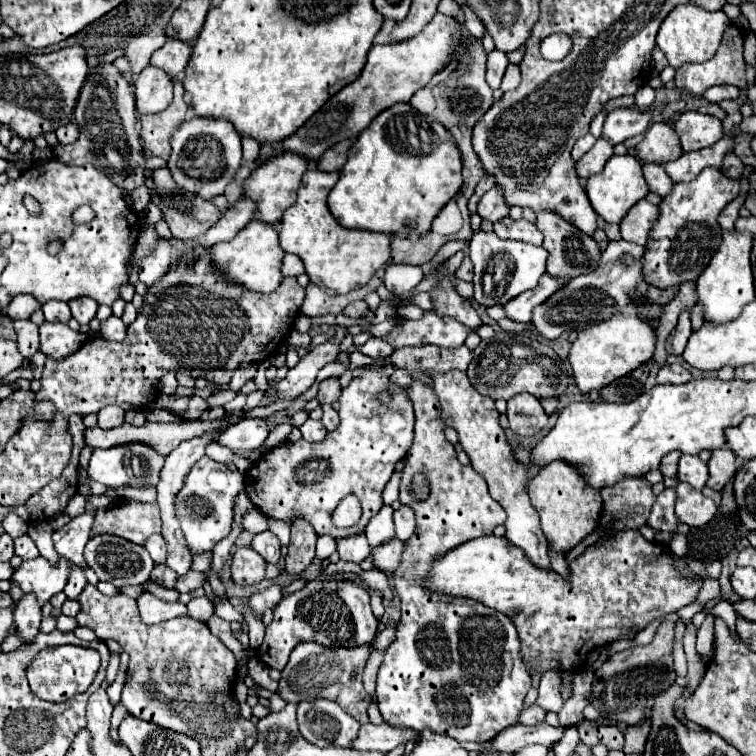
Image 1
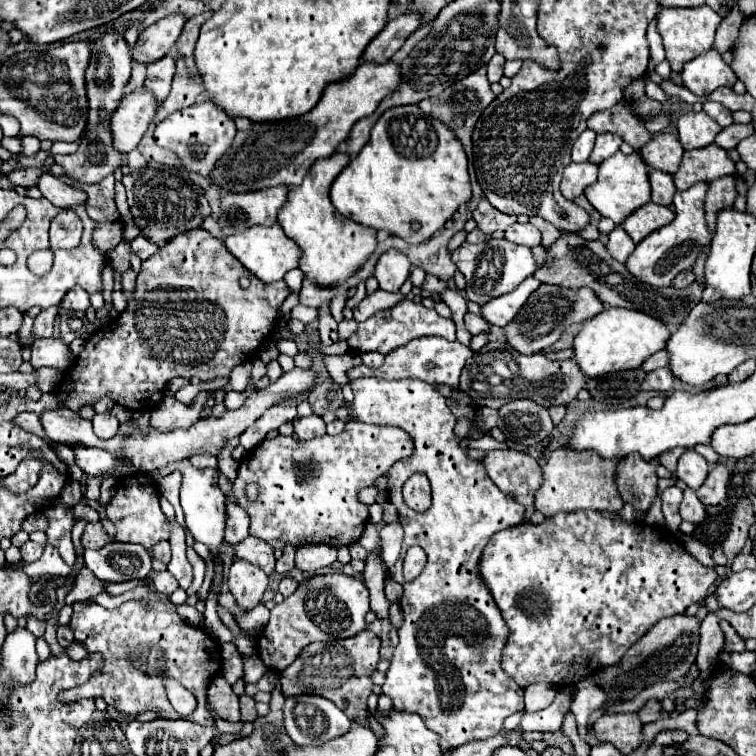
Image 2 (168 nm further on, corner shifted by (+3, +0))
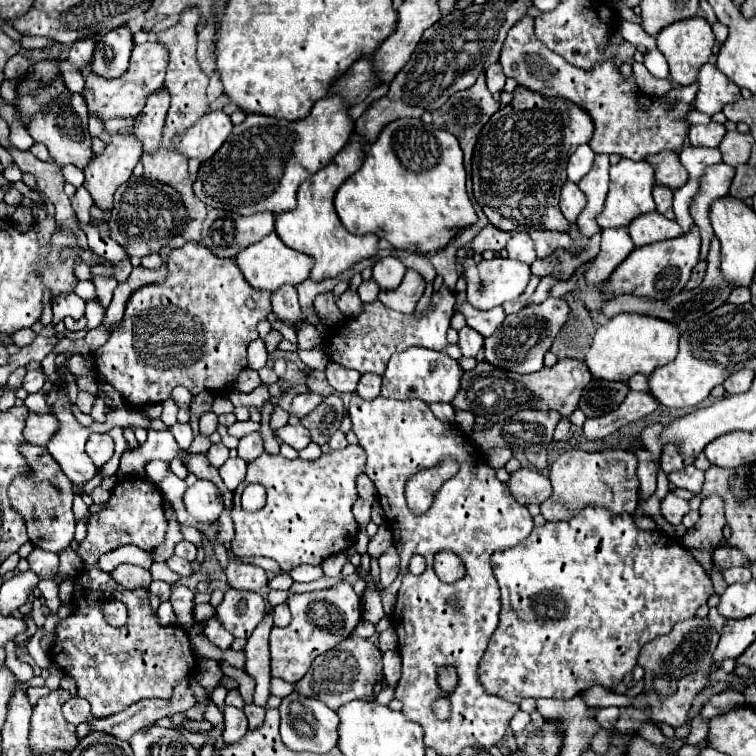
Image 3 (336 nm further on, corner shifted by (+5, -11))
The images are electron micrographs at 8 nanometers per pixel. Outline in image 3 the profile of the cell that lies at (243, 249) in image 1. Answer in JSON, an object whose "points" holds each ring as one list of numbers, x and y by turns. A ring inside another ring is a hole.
{"points":[[275,233,267,235,263,241,253,243,251,247,245,247,243,251,239,251,237,255,237,265,245,277,245,281,255,287,255,289,267,289,267,291,275,291,281,285,289,283,289,285,299,285,301,281,305,281,313,269,313,257,299,253,291,247,287,247]]}

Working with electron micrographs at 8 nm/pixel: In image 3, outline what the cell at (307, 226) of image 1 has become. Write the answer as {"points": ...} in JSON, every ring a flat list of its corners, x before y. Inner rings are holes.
{"points":[[353,131,347,147,341,149,335,155,335,159,329,161,323,169,319,169,315,175,311,175,307,181,301,183,297,191,297,209,281,213,275,219,275,231,287,247,315,257,315,267,311,271,311,279,315,281,335,277,353,267,355,263,377,255,379,237,349,233,333,207,333,197,337,189,345,179,349,179,349,175,353,175,361,167,363,159,365,159,365,147,361,147,361,139,357,139,357,131]]}

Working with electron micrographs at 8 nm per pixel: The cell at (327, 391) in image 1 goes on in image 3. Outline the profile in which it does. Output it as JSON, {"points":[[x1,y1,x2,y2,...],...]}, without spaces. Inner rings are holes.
{"points":[[339,395,325,397,325,401,313,409,309,415,301,417,301,425,305,425,311,433,311,441,319,447,325,445,335,431,339,431,341,419,343,419,343,401]]}

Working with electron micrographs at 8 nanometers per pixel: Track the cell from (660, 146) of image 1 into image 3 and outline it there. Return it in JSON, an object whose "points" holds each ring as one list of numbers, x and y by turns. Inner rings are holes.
{"points":[[661,151,657,155,649,155,647,161,653,165,659,185,675,191,677,187,683,187,687,183,687,171,685,167,681,167,679,155,675,151]]}

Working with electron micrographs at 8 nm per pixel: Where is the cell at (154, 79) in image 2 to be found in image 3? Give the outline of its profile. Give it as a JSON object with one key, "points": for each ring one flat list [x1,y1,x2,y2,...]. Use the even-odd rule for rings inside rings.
{"points":[[155,91,149,95,145,109,135,119,135,135,143,145,143,153,157,153,161,147,161,129,169,109,169,93]]}

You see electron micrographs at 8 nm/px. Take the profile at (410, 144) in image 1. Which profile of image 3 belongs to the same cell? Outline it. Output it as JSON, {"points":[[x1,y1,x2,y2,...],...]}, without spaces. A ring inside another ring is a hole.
{"points":[[397,119,381,131,361,169,339,187,335,209,353,235,377,233,395,249,421,255,439,251,459,229,477,223,465,191,463,151,457,139,421,119]]}

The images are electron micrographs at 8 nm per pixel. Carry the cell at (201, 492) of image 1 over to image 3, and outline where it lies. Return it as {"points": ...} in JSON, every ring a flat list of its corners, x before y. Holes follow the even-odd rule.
{"points":[[197,479,195,485,191,485,185,491,183,503,187,507,187,513,197,517,203,523,213,523,225,509,223,497,215,487,215,483,203,481,203,479]]}

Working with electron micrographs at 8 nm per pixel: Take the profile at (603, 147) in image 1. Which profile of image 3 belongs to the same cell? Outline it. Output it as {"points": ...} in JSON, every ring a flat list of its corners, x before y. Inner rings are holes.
{"points":[[565,181,563,189,561,189,559,207,561,207,561,213,565,215,565,219,569,223,575,223,577,215,583,211,583,207,585,207,585,195,579,191,579,187,573,181]]}

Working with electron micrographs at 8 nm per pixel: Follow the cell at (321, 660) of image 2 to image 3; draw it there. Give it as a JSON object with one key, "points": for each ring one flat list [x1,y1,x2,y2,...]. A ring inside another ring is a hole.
{"points":[[349,635,349,639,343,639,335,649,327,651,325,655,319,655,305,677,295,685,295,691,303,695,311,695,319,701,323,701,331,709,339,709,341,705,353,701,353,699,375,699,383,687,383,663,381,663,381,651,367,639]]}

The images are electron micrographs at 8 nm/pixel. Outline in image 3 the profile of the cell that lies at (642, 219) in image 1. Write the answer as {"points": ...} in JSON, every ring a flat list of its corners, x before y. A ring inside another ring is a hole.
{"points":[[651,211,651,213,645,213,637,219,633,219,633,223,627,227,627,231,629,231,635,247,643,247,643,245,663,241,663,239,675,239,683,233,675,221,663,217,657,211]]}

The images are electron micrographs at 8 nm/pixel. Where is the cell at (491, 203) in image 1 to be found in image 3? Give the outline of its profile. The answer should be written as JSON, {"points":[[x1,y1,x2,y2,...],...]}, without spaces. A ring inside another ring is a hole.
{"points":[[487,225,471,243,471,249,475,253,483,253,483,251,495,251,499,253,501,249,505,249,505,243,511,239,513,233,505,233,501,229,495,229,493,225]]}

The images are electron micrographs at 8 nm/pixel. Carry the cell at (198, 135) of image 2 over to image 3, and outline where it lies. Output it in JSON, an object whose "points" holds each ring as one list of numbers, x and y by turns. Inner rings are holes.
{"points":[[221,109,219,111,209,111,203,115,189,131,177,135,177,145,175,149,181,151,187,157,195,157,199,161,205,161,225,143,233,129,233,123,229,115,225,115]]}

